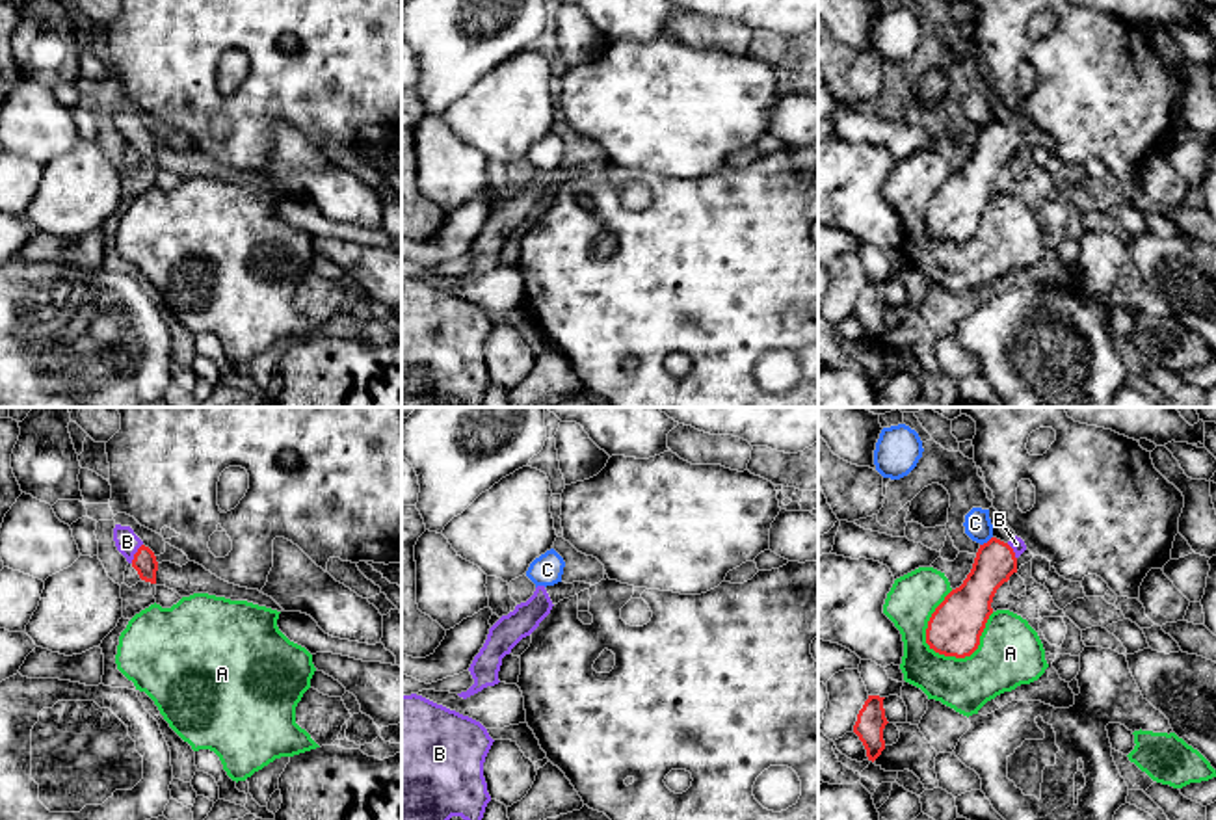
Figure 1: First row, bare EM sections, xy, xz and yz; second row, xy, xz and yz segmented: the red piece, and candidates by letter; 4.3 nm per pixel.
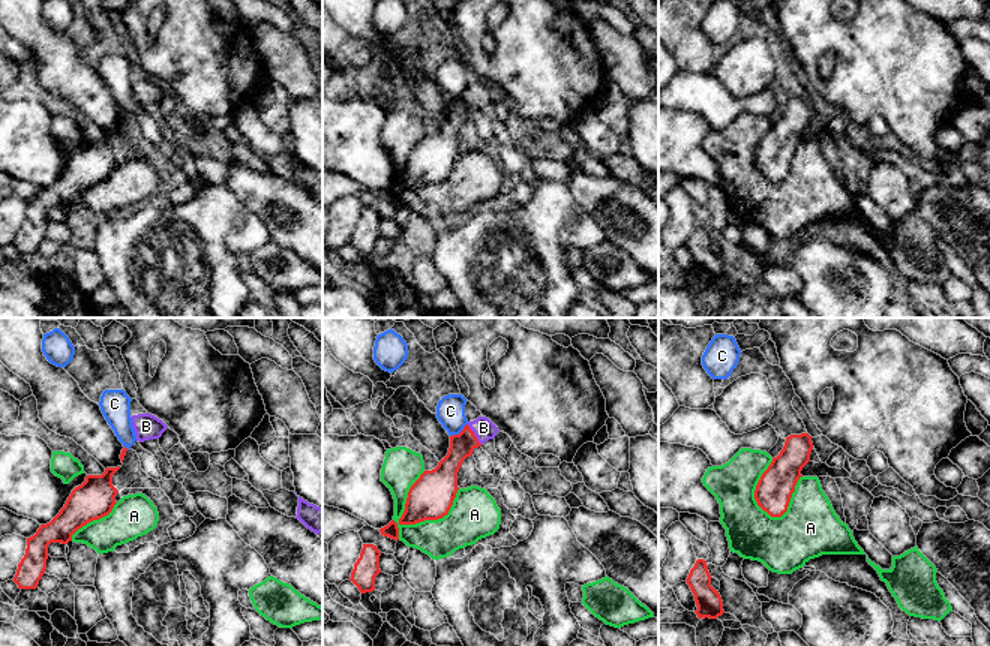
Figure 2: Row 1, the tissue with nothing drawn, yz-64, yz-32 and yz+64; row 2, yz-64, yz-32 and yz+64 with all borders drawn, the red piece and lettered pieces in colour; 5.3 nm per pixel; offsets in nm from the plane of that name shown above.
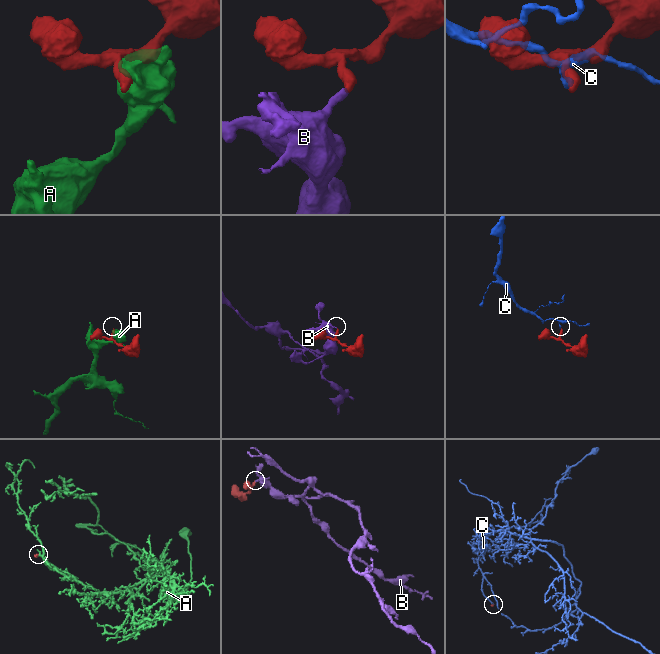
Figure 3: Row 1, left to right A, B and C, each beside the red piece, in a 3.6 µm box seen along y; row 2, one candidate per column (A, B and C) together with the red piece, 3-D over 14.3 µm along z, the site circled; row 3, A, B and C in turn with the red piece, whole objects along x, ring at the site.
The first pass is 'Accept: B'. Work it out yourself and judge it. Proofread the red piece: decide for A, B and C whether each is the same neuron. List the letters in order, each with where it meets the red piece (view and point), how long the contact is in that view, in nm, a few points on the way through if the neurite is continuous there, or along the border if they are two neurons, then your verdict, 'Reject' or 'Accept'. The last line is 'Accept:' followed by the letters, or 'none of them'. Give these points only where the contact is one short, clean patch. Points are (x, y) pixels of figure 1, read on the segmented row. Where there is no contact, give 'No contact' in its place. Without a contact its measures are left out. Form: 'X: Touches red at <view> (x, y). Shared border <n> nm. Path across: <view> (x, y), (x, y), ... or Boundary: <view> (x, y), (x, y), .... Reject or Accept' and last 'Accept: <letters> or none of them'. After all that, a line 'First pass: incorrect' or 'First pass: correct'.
A: Touches red at yz (967, 655). Shared border 340 nm. Reject
B: Touches red at xy (136, 553). Shared border 100 nm. Path across: xy (144, 562), (136, 553), (127, 542). Accept
C: Touches red at yz (988, 542). Shared border 70 nm. Boundary: yz (991, 536), (980, 545). Reject
Accept: B
First pass: correct

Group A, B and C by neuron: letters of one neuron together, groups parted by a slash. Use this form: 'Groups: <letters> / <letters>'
Groups: A / B / C

